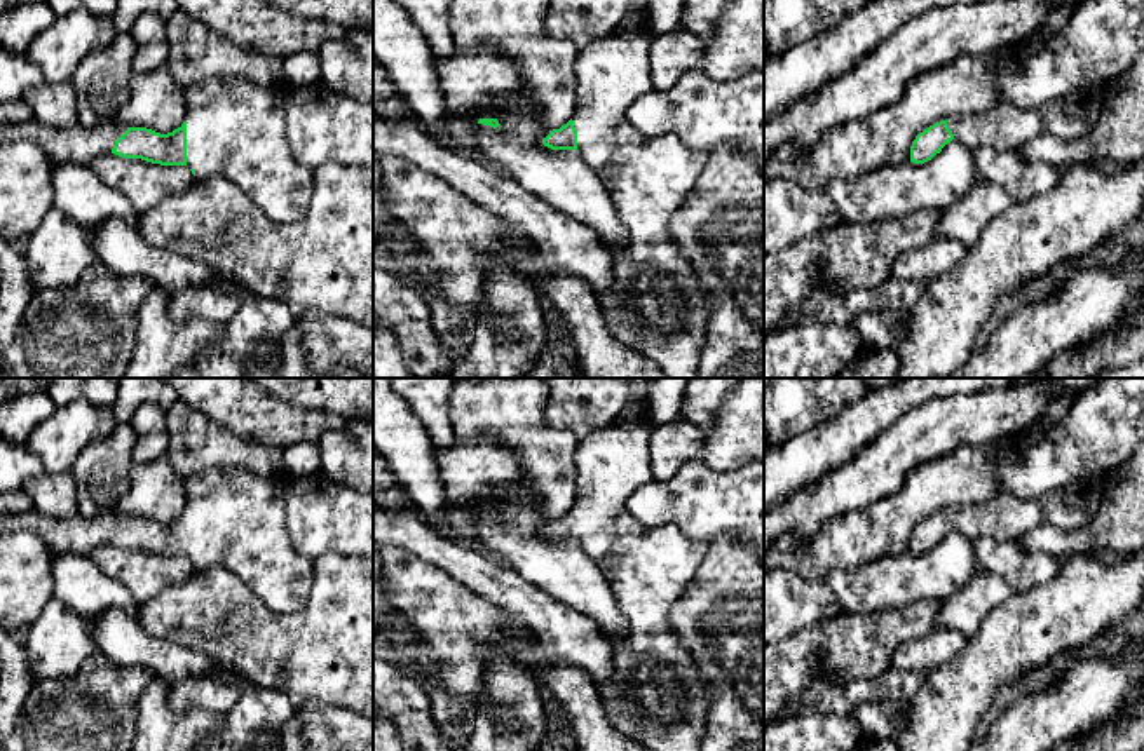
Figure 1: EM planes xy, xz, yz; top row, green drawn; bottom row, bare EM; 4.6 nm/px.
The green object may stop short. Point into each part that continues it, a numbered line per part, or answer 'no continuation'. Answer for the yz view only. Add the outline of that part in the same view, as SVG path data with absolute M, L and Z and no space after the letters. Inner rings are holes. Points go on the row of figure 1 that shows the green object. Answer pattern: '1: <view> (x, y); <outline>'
1: yz (1005, 128); M1104 87L1081 89L1036 108L999 103L994 108L947 118L954 139L968 148L1018 152L1041 134L1074 141L1088 134L1104 106Z

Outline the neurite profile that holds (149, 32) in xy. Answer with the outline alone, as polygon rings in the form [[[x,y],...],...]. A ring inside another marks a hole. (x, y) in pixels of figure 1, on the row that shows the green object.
[[[141,14],[129,30],[136,44],[133,73],[150,73],[166,66],[169,58],[167,26],[155,14]]]

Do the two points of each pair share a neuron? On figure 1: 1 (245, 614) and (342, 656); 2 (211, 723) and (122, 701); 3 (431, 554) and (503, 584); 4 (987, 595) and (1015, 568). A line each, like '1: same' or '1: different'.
1: same
2: different
3: same
4: different

